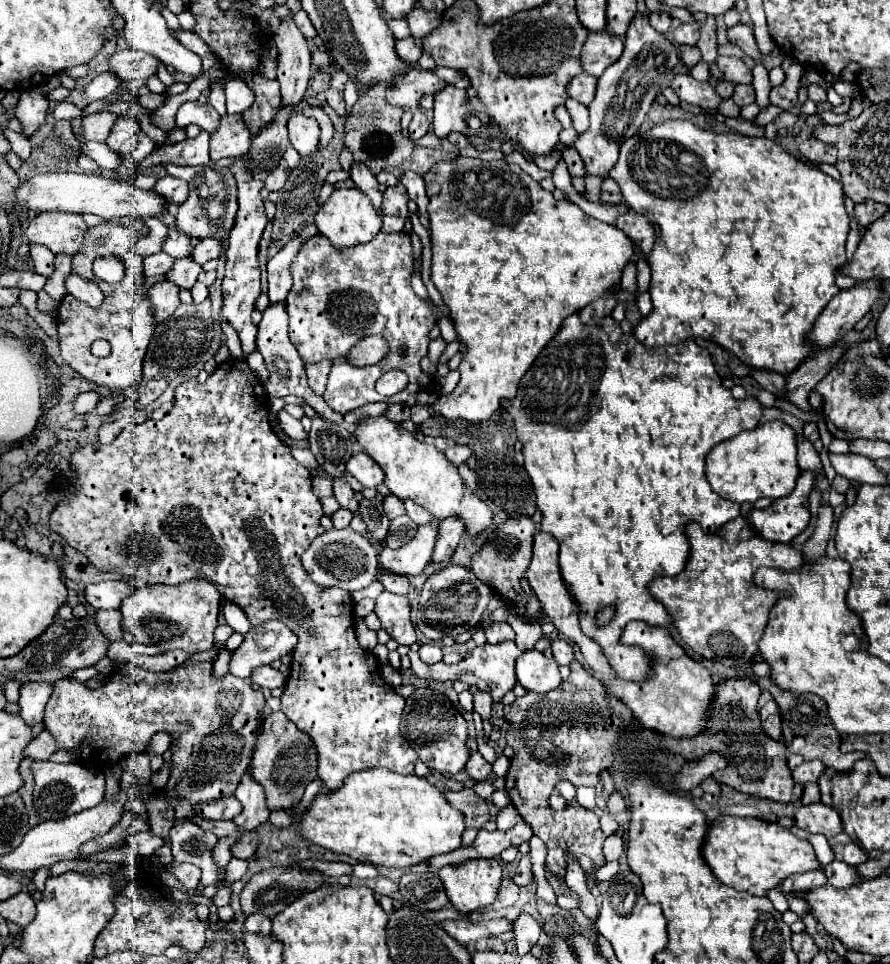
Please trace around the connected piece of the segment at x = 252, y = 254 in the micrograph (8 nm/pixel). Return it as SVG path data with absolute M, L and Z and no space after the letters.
M232 164L230 170L234 172L234 178L238 182L238 214L236 214L236 224L230 232L228 238L228 252L226 252L226 264L224 264L224 278L222 278L222 318L226 318L234 330L240 336L244 356L248 358L256 350L256 326L250 320L252 306L258 298L260 290L260 268L258 268L258 244L262 238L262 232L266 228L266 214L264 214L264 202L260 196L260 190L264 186L262 180L254 180L254 176L242 166L242 164Z

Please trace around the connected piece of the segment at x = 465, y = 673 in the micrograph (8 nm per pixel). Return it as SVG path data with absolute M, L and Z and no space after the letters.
M506 640L502 644L492 644L486 643L486 646L482 648L476 648L468 653L468 656L460 662L460 664L452 664L452 666L446 666L444 662L438 662L438 664L422 664L420 656L416 652L408 652L408 658L410 658L410 664L412 664L412 674L416 678L422 678L422 680L462 680L466 682L468 686L470 684L476 684L480 690L488 690L494 698L494 702L500 702L500 698L512 690L512 686L516 684L516 674L514 674L514 662L516 658L522 654L522 650Z

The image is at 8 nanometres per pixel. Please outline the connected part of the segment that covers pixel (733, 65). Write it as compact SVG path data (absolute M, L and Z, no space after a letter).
M718 56L716 60L724 80L736 82L736 84L752 84L752 70L744 64L740 58L730 58L730 56Z

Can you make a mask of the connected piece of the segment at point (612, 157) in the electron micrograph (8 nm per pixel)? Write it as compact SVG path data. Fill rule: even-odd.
M636 14L626 32L624 54L598 78L598 92L588 104L590 128L578 134L574 144L582 156L586 176L608 178L610 168L614 168L618 160L620 146L638 132L656 94L670 84L678 60L676 44L650 26L648 14Z

